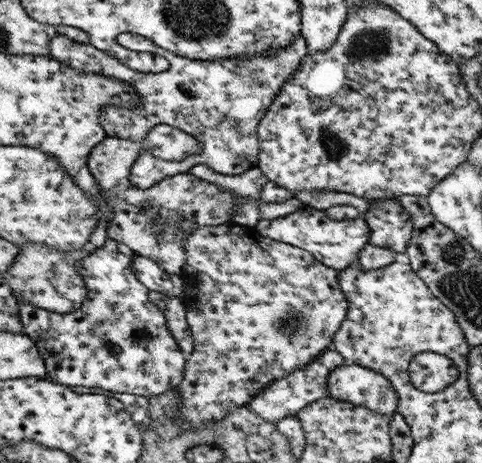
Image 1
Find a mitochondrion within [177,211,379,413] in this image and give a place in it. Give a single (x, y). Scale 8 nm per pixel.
(295, 326)

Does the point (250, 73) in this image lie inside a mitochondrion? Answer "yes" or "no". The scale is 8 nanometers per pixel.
yes

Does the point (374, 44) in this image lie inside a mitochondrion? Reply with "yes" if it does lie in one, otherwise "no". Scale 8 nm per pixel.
yes

